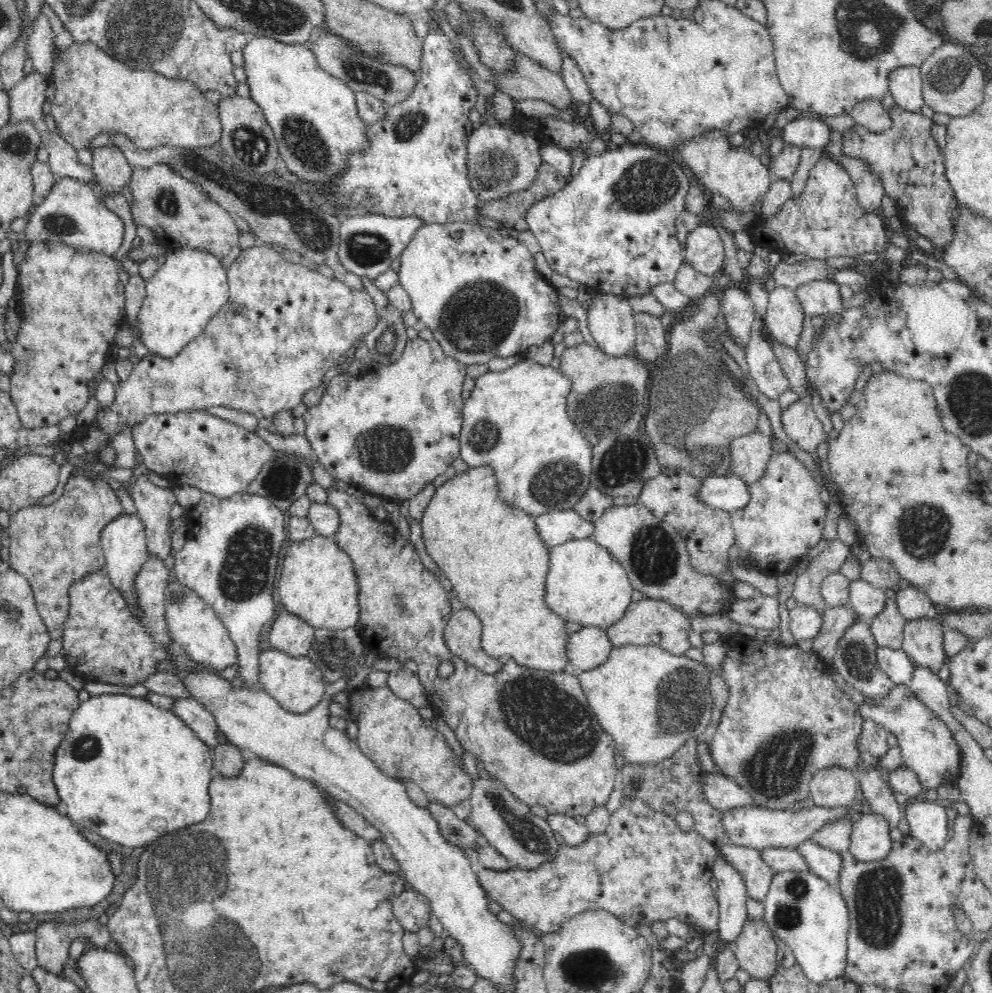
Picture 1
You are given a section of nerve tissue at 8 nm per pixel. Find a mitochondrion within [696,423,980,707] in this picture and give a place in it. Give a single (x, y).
(923, 529)

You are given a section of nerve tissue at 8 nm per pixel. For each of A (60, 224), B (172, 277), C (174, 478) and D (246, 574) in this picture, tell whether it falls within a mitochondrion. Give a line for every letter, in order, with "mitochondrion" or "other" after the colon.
A: mitochondrion
B: other
C: other
D: mitochondrion

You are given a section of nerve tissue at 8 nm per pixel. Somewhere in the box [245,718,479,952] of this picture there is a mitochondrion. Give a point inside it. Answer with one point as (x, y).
(452, 831)

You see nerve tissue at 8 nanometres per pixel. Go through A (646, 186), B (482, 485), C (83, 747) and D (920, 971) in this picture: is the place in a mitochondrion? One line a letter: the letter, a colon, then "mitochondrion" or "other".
A: mitochondrion
B: other
C: mitochondrion
D: other

